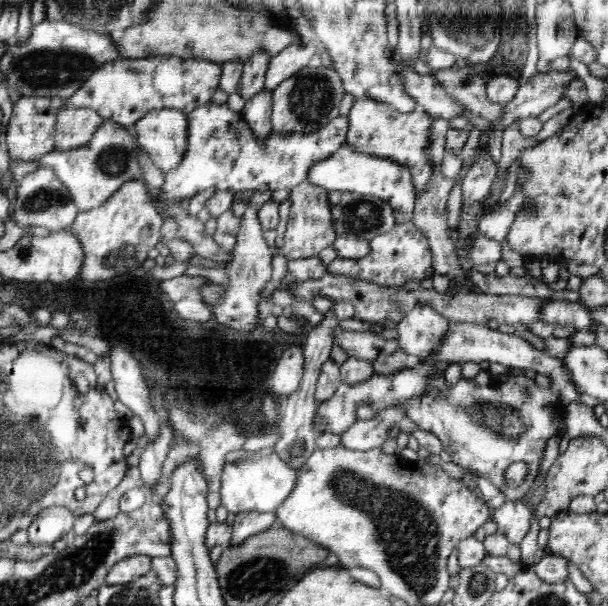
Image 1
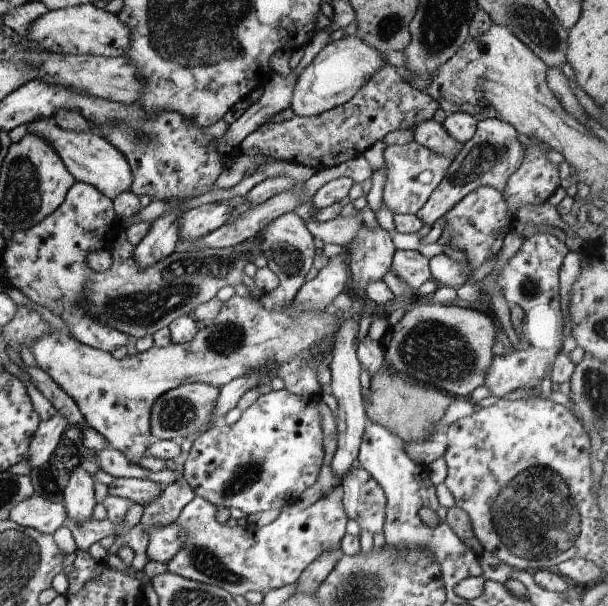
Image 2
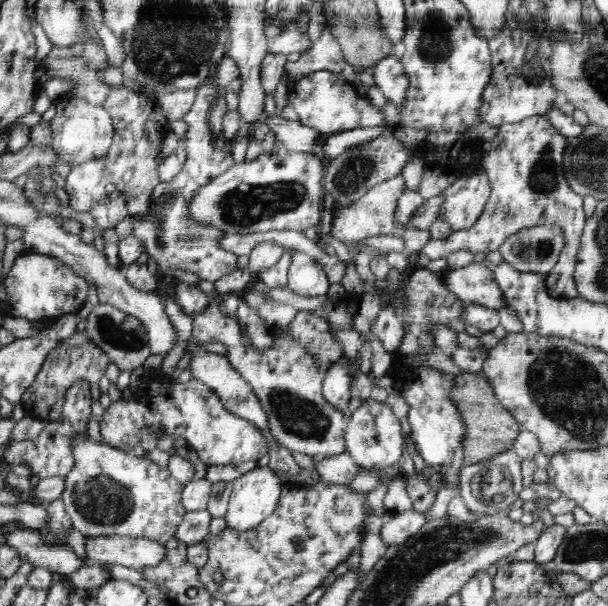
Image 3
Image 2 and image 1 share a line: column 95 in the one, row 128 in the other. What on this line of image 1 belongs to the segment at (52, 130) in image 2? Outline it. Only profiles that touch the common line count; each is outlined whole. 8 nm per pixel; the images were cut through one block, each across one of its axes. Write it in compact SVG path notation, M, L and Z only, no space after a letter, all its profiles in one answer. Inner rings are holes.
M176 109L149 110L132 127L138 144L162 172L178 168L188 150L187 115Z

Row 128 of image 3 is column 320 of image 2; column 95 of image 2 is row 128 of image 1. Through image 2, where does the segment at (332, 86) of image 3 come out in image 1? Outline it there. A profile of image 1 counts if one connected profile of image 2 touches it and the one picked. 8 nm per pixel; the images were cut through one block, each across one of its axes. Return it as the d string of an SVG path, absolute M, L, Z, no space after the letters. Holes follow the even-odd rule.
M368 97L355 99L347 115L349 127L345 145L354 152L388 157L411 170L417 194L424 192L432 178L430 161L430 125L433 116L428 112L400 113L389 104Z

